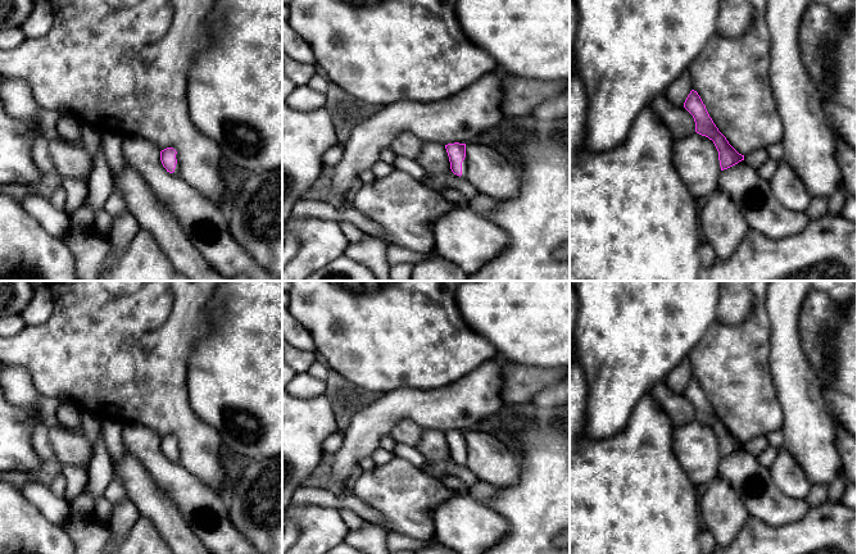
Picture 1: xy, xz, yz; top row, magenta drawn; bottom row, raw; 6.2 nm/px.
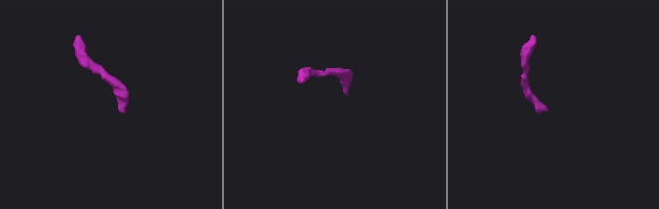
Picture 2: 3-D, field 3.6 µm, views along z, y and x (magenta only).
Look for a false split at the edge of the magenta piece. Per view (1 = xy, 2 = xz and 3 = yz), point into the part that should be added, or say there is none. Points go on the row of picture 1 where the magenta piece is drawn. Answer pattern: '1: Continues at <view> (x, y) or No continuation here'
1: Continues at xy (177, 166)
2: Continues at xz (465, 162)
3: No continuation here

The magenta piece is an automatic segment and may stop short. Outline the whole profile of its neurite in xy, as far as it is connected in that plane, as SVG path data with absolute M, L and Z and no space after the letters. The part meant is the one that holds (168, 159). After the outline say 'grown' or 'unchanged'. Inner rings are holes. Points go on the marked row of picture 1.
M167 147L160 151L160 160L167 172L180 174L180 163L177 151L173 147Z; grown

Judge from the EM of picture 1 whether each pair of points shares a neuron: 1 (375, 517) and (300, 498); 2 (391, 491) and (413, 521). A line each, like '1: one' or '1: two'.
1: one
2: one

